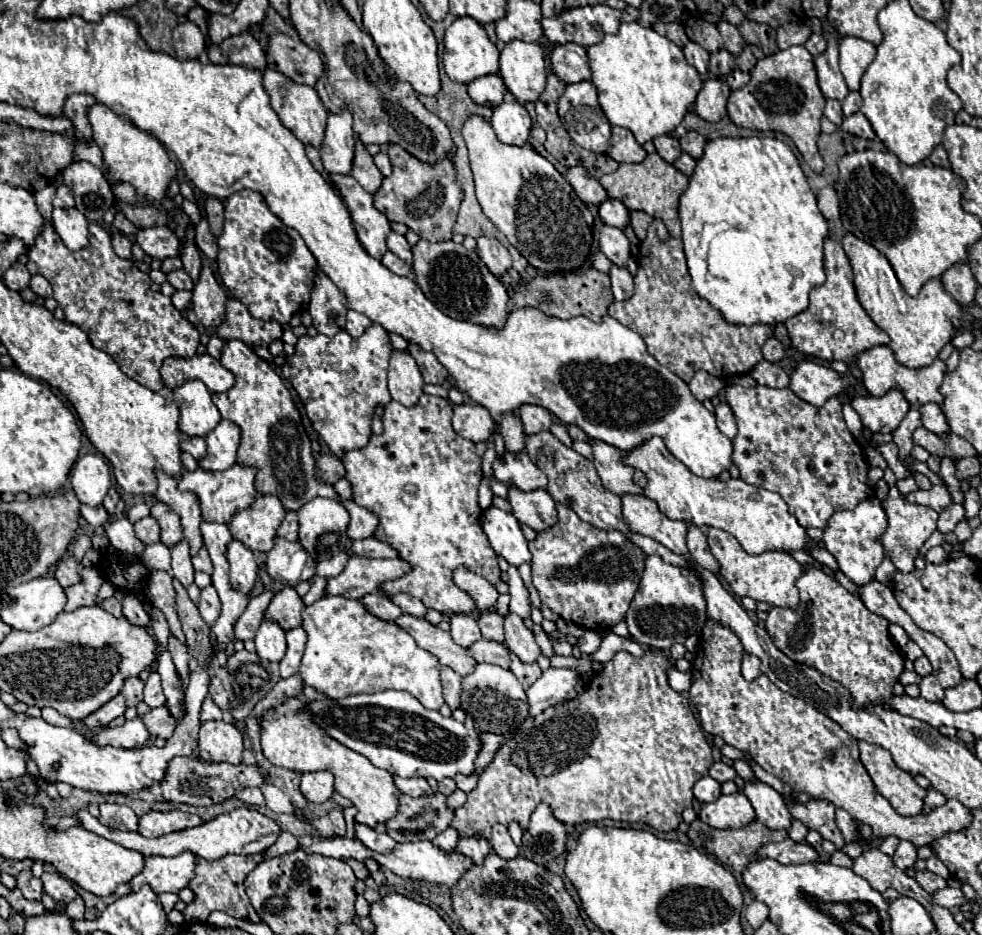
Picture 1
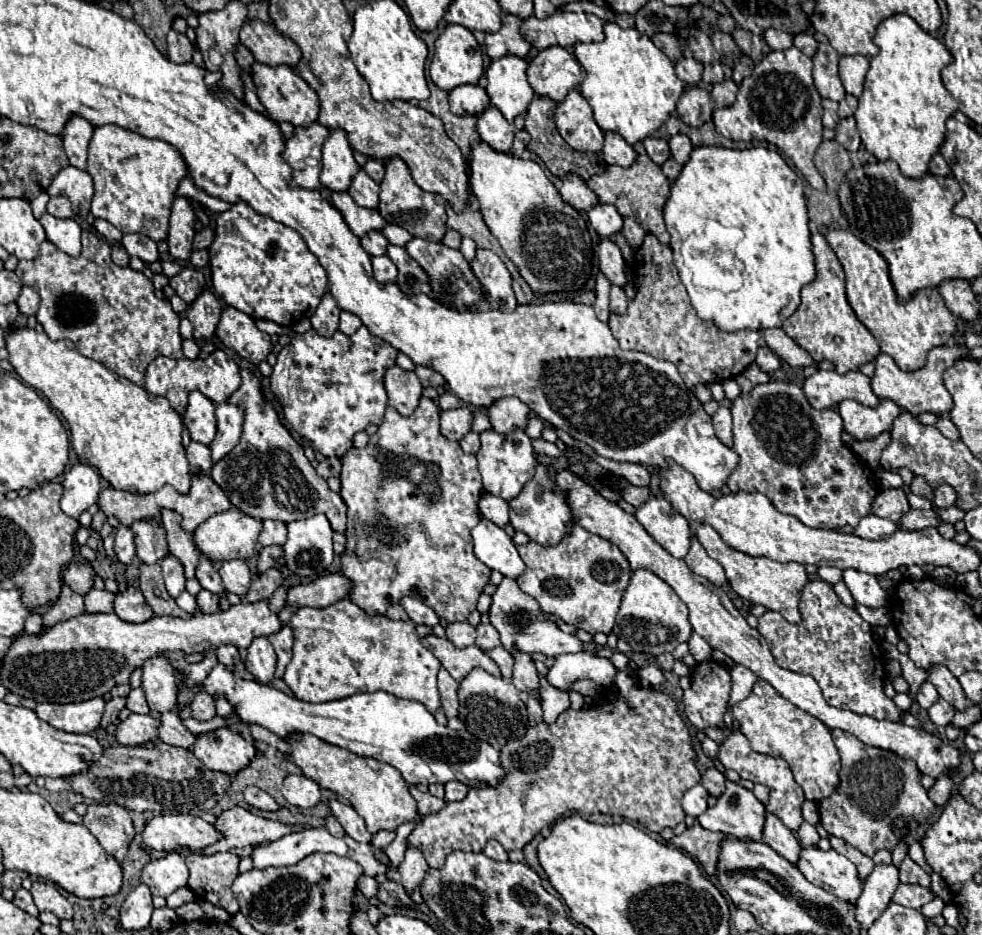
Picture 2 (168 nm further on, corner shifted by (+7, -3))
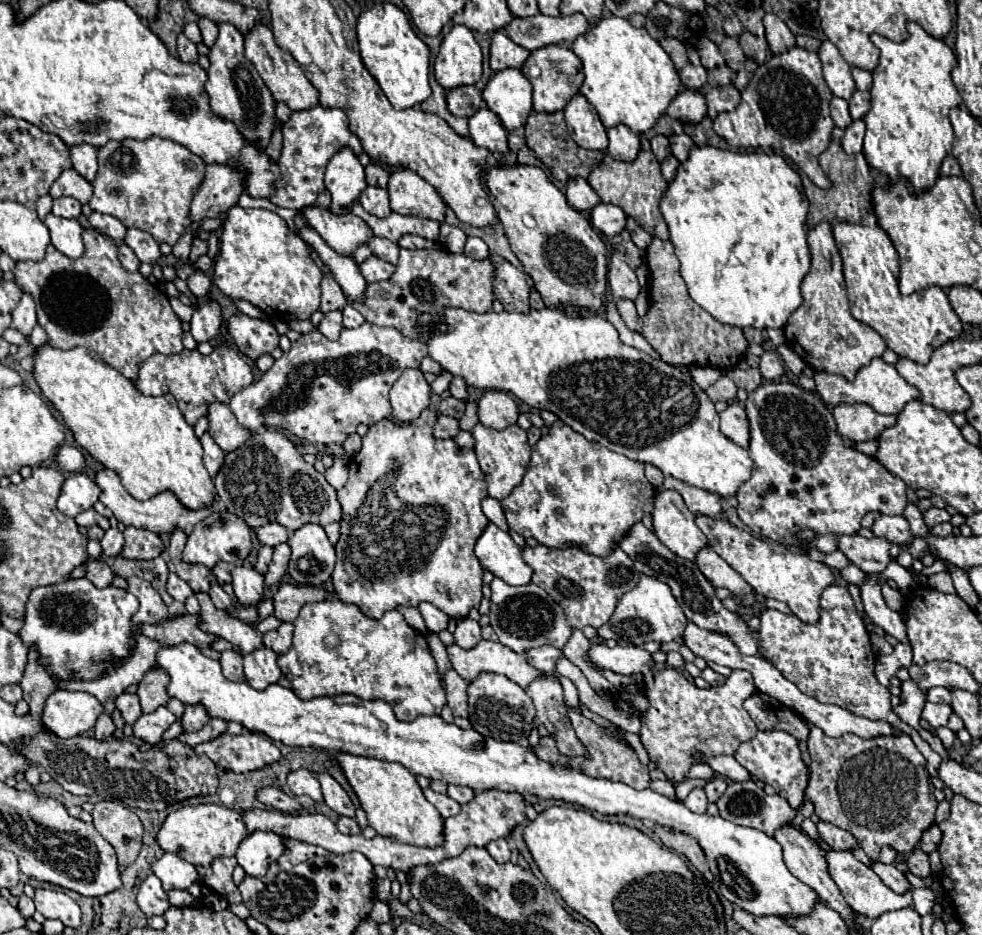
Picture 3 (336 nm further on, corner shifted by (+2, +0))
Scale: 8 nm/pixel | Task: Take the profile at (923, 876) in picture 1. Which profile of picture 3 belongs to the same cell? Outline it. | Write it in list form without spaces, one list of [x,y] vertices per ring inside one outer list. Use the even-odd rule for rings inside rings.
[[[916,847],[914,851],[912,851],[912,855],[908,857],[908,867],[910,867],[910,871],[916,875],[916,877],[928,877],[930,875],[930,865],[928,865],[928,855],[920,849],[920,847]]]

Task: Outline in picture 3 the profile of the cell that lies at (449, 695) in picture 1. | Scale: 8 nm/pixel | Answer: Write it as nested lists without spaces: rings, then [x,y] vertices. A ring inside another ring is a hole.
[[[450,669],[444,675],[444,683],[446,683],[448,707],[452,709],[454,717],[468,717],[468,703],[466,703],[466,687],[468,687],[468,683],[454,669]]]

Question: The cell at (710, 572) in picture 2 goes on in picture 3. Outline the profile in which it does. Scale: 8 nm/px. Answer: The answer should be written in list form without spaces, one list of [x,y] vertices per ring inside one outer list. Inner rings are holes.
[[[710,545],[704,547],[696,555],[698,569],[704,573],[704,577],[714,585],[714,587],[726,587],[734,597],[742,601],[742,605],[750,607],[754,605],[754,589],[742,579],[740,573],[736,573]]]

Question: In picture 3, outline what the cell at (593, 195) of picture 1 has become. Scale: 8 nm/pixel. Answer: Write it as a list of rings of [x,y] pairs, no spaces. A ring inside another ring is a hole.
[[[574,177],[568,181],[566,199],[568,199],[568,205],[578,211],[590,211],[600,203],[600,197],[596,195],[596,191],[582,177]]]

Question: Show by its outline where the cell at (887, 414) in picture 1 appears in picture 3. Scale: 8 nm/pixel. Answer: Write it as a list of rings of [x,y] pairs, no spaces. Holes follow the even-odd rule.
[[[864,403],[836,405],[832,415],[838,425],[840,437],[852,439],[856,443],[876,439],[884,429],[888,429],[896,421],[896,415],[880,415]]]

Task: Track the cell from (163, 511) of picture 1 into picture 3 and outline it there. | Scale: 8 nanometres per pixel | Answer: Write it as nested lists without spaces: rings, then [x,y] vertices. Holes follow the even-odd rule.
[[[126,527],[124,531],[124,549],[120,557],[124,559],[154,559],[162,553],[164,543],[162,539],[148,531],[148,529],[136,529],[136,527]]]

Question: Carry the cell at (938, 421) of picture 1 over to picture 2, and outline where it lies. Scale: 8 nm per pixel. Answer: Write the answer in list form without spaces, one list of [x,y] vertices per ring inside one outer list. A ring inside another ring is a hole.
[[[939,416],[935,428],[937,428],[945,438],[949,438],[949,440],[959,440],[959,432],[957,432],[955,424],[953,424],[947,416]]]

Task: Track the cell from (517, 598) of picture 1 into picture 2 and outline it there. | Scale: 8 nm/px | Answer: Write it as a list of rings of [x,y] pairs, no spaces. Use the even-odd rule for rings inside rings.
[[[503,578],[503,582],[497,586],[497,592],[493,594],[493,602],[491,602],[491,624],[499,630],[501,634],[501,644],[503,648],[511,650],[513,642],[517,644],[519,650],[523,652],[543,652],[545,656],[559,656],[559,654],[573,654],[573,652],[581,652],[583,650],[583,642],[573,636],[573,634],[565,634],[565,632],[553,632],[551,634],[551,622],[545,620],[547,614],[541,612],[537,600],[529,594],[525,594],[515,580]]]

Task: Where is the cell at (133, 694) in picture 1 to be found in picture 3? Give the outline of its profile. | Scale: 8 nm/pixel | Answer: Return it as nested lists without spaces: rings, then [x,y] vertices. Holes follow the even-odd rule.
[[[102,713],[94,725],[94,733],[96,733],[96,739],[100,741],[108,741],[112,739],[112,733],[114,733],[114,723],[112,723],[112,717]]]

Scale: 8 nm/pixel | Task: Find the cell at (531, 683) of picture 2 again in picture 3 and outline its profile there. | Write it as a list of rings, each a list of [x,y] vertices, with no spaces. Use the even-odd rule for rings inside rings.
[[[556,677],[536,679],[530,683],[526,693],[534,701],[538,721],[554,737],[558,751],[564,757],[586,757],[586,747],[578,741],[570,725],[568,707],[564,703],[560,681]]]

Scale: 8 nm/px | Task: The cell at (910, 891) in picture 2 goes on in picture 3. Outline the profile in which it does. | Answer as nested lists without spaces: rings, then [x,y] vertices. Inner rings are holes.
[[[872,861],[870,863],[870,869],[896,893],[904,893],[908,891],[912,885],[908,883],[908,879],[904,877],[904,873],[900,873],[894,865],[884,865],[880,861]]]

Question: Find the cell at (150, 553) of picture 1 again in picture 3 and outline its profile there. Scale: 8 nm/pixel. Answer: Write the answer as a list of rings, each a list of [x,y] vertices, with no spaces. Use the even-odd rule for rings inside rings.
[[[130,577],[128,591],[132,595],[136,595],[140,601],[140,609],[132,617],[134,625],[146,625],[146,623],[154,625],[154,623],[160,623],[160,621],[166,621],[172,617],[168,607],[164,605],[160,595],[154,591],[154,587],[148,581],[138,579],[138,577]]]

